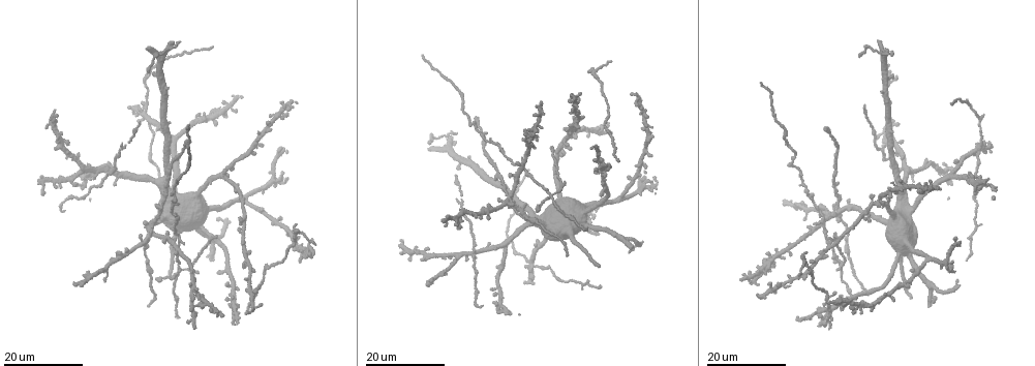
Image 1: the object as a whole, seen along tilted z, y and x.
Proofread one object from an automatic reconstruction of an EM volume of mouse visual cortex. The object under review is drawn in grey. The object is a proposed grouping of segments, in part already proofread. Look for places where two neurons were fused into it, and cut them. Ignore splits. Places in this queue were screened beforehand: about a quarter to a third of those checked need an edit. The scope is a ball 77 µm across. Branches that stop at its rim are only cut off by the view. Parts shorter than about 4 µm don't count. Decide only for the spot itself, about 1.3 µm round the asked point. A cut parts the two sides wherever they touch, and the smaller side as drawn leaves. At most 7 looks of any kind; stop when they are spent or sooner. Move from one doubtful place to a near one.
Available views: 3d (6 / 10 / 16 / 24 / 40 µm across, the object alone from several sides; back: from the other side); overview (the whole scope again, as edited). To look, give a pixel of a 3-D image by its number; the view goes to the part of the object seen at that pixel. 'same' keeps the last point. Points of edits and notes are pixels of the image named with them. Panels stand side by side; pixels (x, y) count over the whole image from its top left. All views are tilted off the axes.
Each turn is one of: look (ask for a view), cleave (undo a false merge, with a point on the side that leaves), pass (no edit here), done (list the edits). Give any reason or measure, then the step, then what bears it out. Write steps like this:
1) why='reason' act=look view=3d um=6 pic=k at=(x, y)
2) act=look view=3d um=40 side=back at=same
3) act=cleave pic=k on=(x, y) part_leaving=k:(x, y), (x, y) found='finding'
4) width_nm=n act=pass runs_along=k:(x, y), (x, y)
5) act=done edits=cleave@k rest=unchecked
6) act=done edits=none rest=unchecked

why='three-way junction' act=look view=3d um=16 pic=1 at=(932, 286)

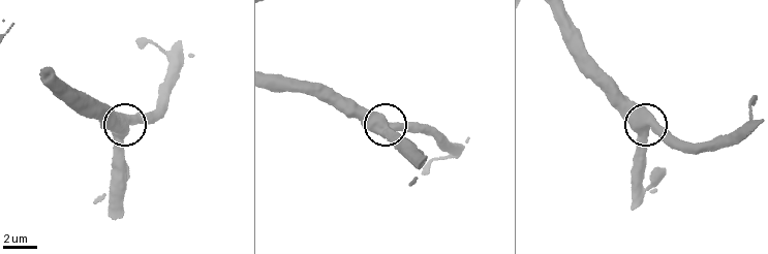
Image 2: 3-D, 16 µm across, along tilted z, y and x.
act=look view=3d um=6 pic=2 at=(649, 126)

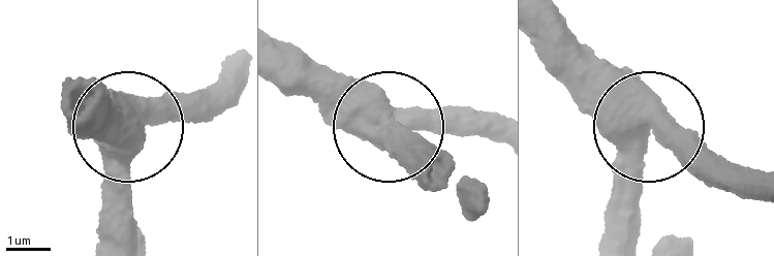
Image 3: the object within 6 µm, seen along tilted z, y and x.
arms=3 act=pass found='all the same neuron'

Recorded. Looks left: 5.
why='sudden change in width' act=look view=3d um=16 pic=1 at=(119, 155)

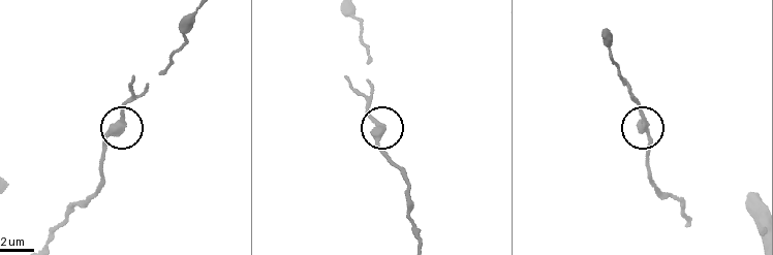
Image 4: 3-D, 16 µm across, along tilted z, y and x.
act=look view=3d um=10 pic=4 at=(381, 125)

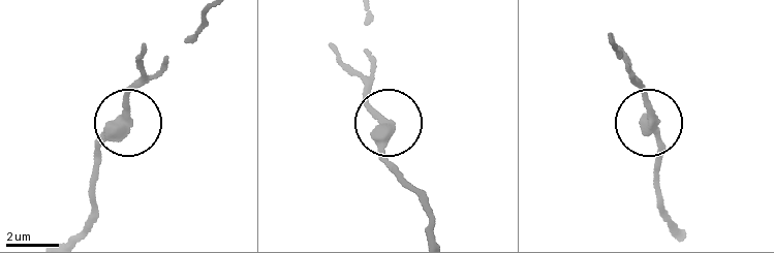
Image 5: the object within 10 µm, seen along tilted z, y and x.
act=pass runs_along=5:(427, 228), (351, 67) found='continuous, no second neuron'

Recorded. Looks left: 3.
why='four-way junction' act=look view=3d um=16 pic=1 at=(152, 236)

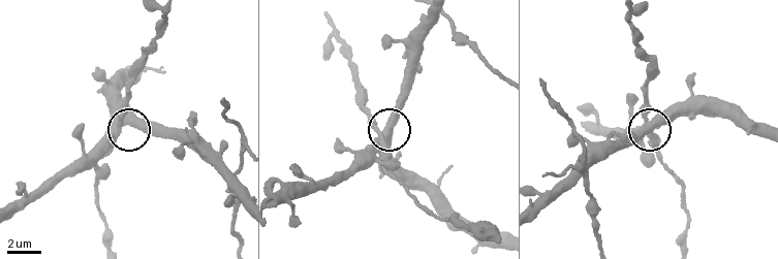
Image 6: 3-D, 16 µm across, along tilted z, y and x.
why='zoom in' act=look view=3d um=10 pic=6 at=(385, 136)

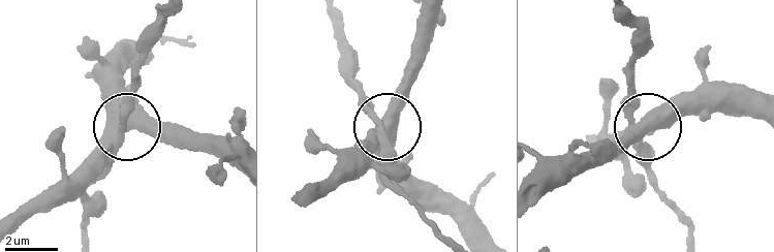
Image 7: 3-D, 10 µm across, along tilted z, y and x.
act=look view=3d um=6 at=same

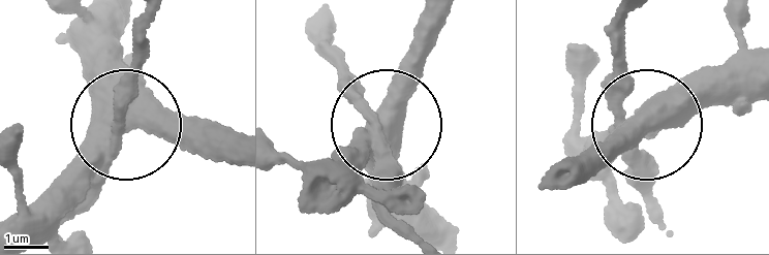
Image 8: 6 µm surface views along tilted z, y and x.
arms=4 act=cleave pic=8 on=(122, 119) found='two neurons meet here'

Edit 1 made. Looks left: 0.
act=done edits=cleave@8 rest=unchecked

